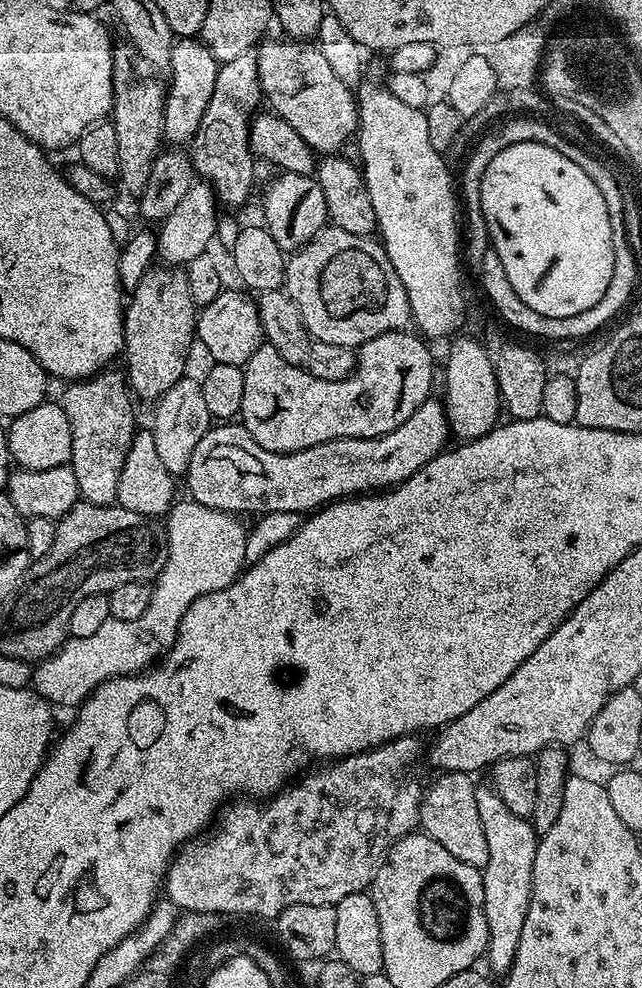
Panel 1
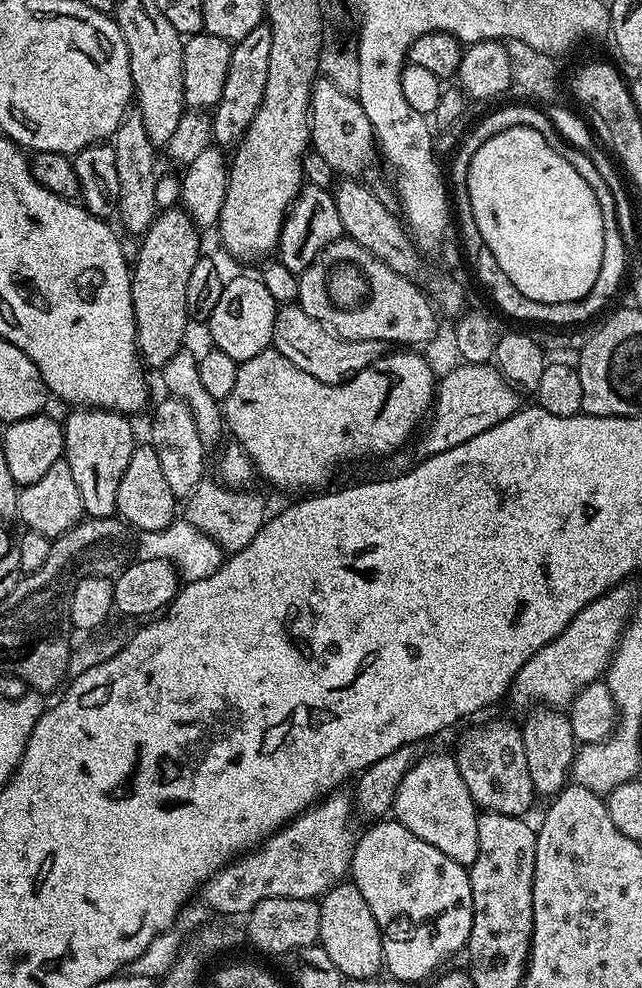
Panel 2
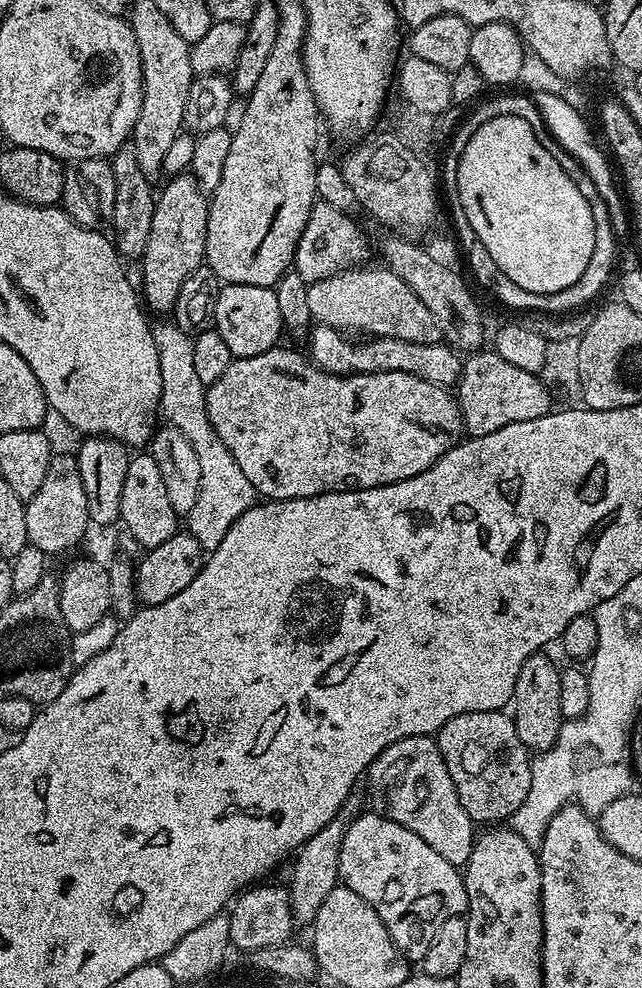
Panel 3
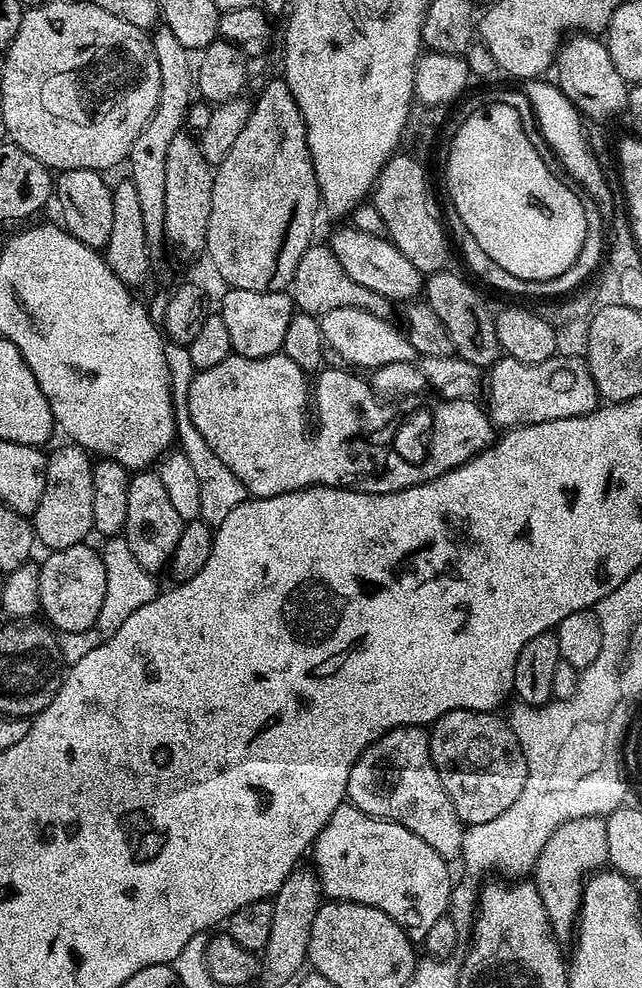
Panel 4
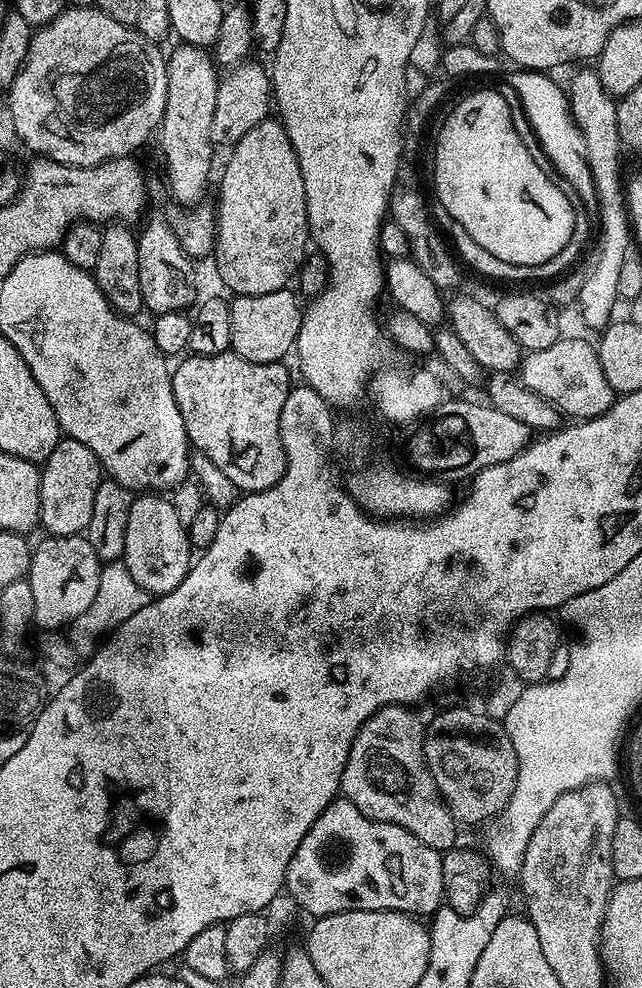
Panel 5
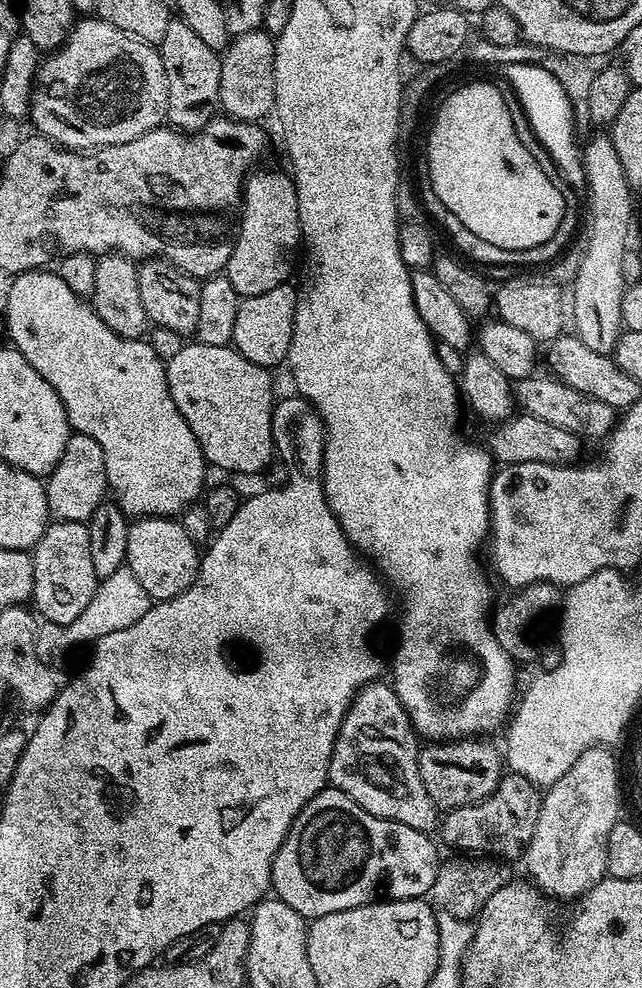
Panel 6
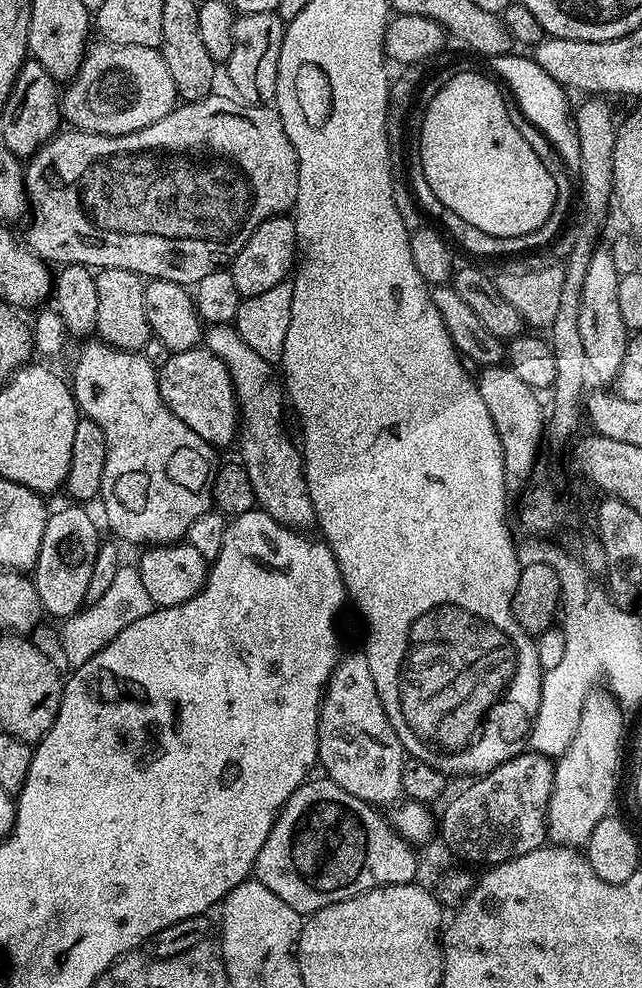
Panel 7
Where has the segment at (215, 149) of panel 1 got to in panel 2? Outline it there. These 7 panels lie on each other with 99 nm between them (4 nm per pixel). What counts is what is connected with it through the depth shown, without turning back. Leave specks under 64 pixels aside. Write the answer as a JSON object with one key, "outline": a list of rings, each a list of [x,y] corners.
{"outline":[[[261,22],[246,34],[246,38],[232,44],[230,70],[226,70],[226,86],[222,86],[222,98],[218,98],[212,118],[212,138],[217,145],[235,146],[239,144],[244,131],[254,122],[254,114],[262,104],[262,94],[266,94],[266,73],[270,70],[270,30]]]}

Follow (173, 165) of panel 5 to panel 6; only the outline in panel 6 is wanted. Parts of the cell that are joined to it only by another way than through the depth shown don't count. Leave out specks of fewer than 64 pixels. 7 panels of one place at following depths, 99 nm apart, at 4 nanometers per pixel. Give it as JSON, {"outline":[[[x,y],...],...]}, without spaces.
{"outline":[[[179,18],[169,19],[166,34],[158,45],[162,58],[162,70],[166,70],[168,87],[167,123],[181,132],[195,134],[206,127],[208,121],[217,115],[220,102],[221,57],[186,22]]]}

